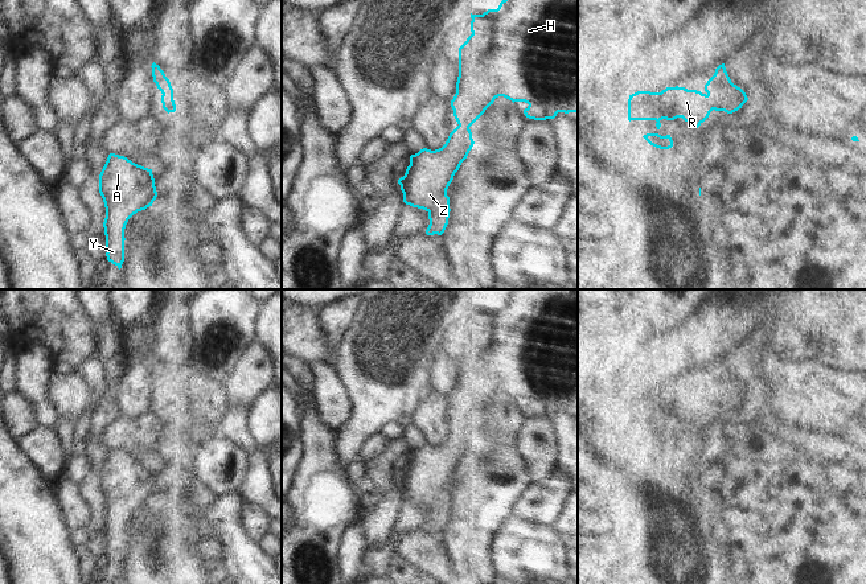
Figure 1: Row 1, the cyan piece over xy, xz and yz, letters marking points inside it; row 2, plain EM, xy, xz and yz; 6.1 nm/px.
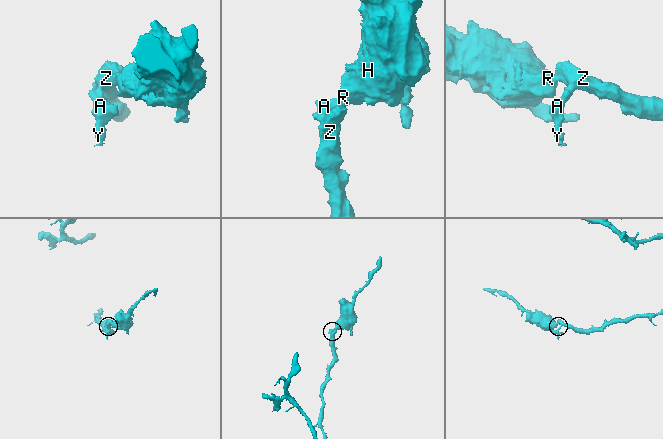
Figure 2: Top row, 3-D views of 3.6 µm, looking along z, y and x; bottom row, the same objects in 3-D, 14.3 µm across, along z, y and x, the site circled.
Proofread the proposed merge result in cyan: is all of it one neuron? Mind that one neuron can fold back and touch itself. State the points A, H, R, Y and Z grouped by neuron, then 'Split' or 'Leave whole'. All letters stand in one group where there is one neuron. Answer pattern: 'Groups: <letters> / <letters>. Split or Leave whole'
Groups: A H R Y Z. Leave whole.

